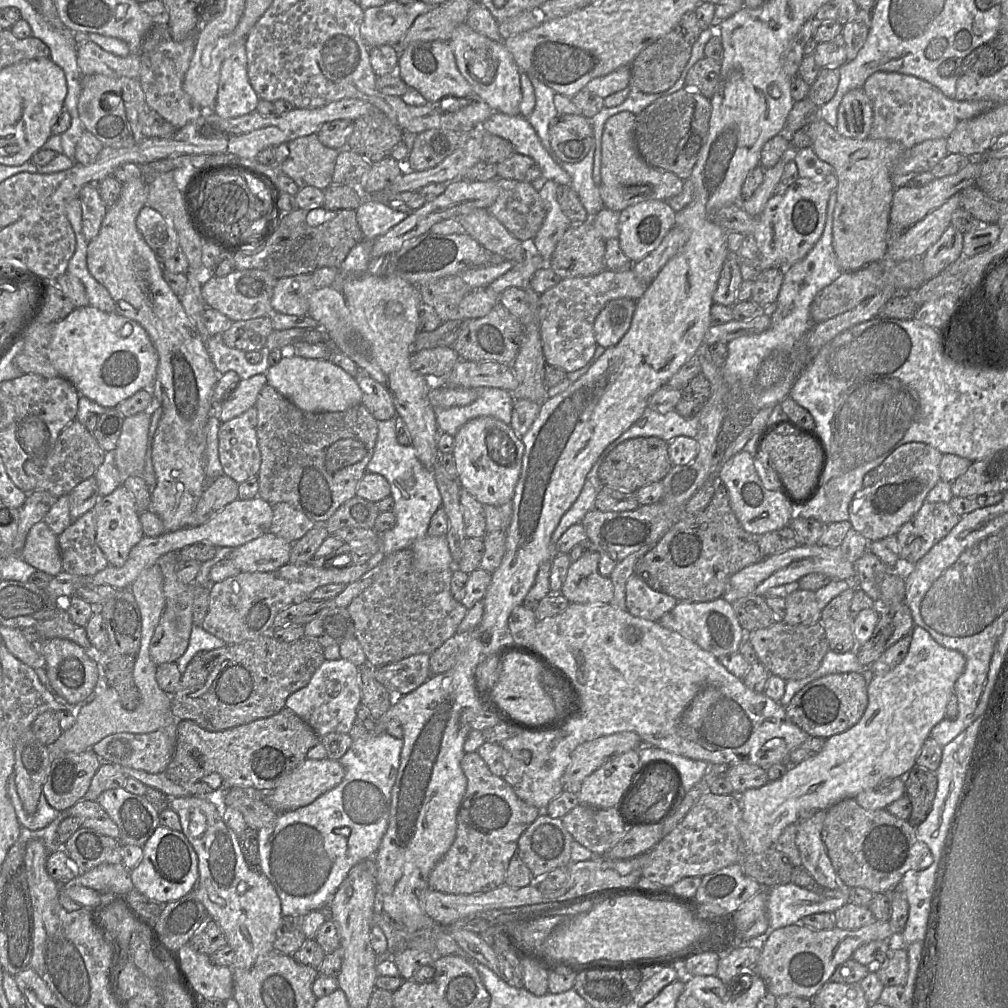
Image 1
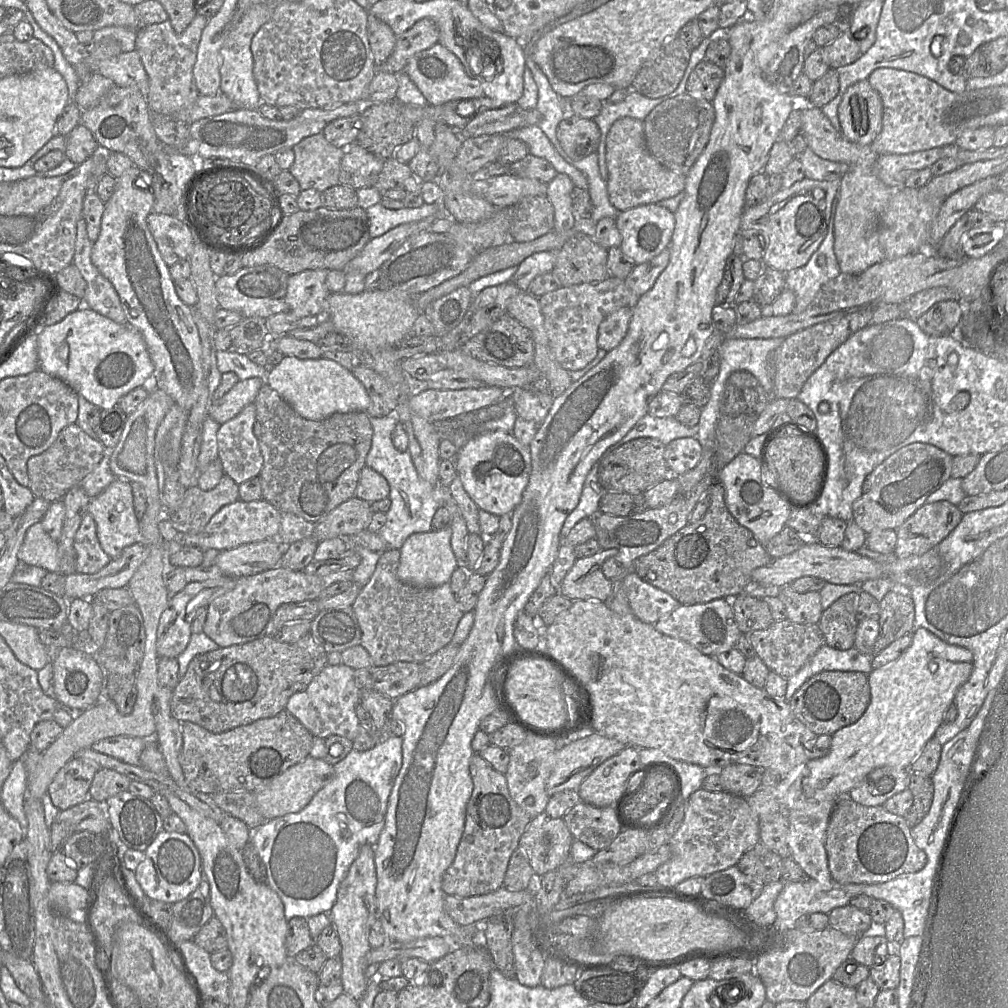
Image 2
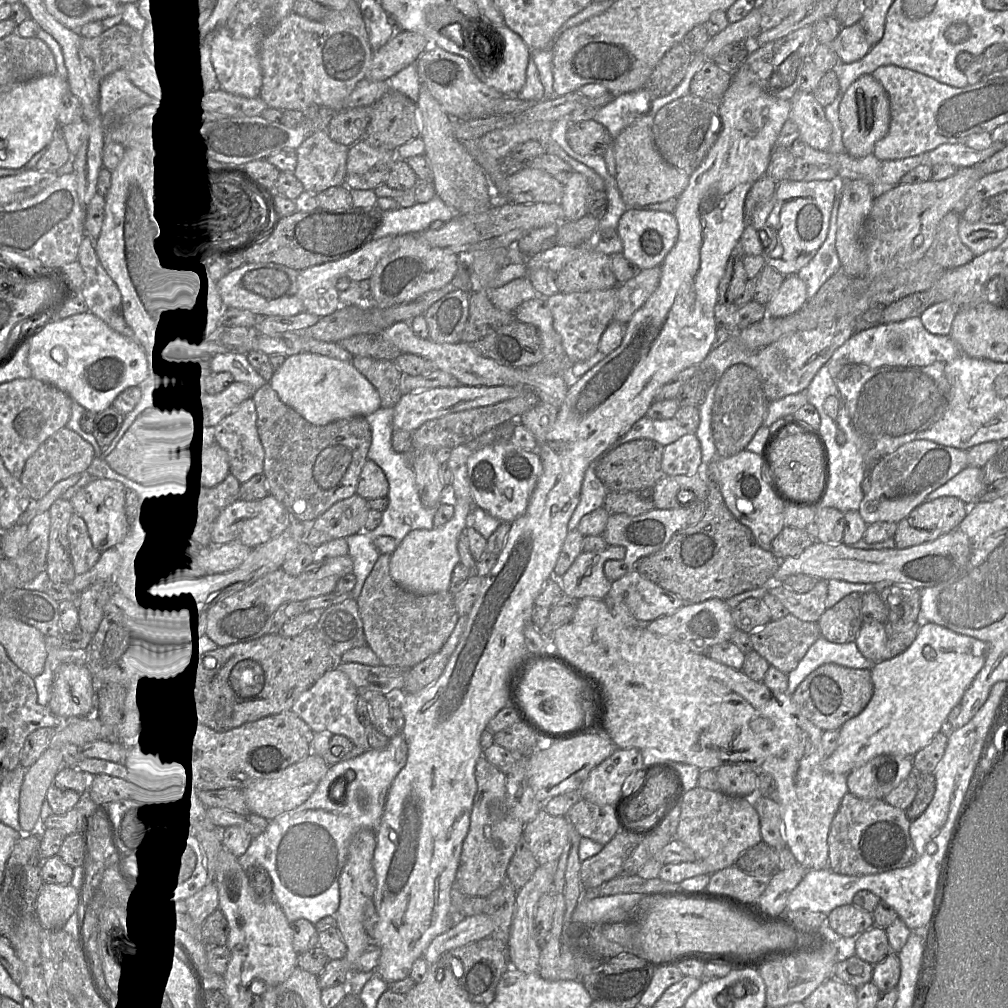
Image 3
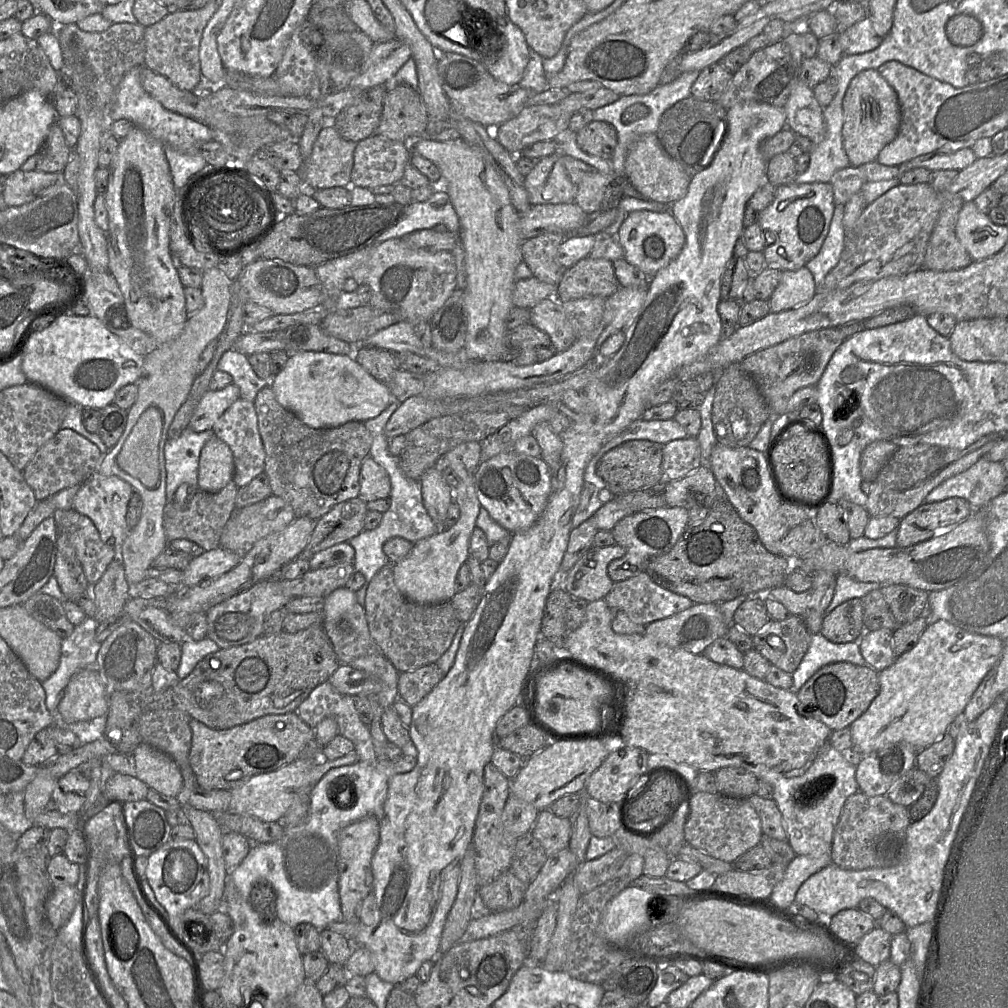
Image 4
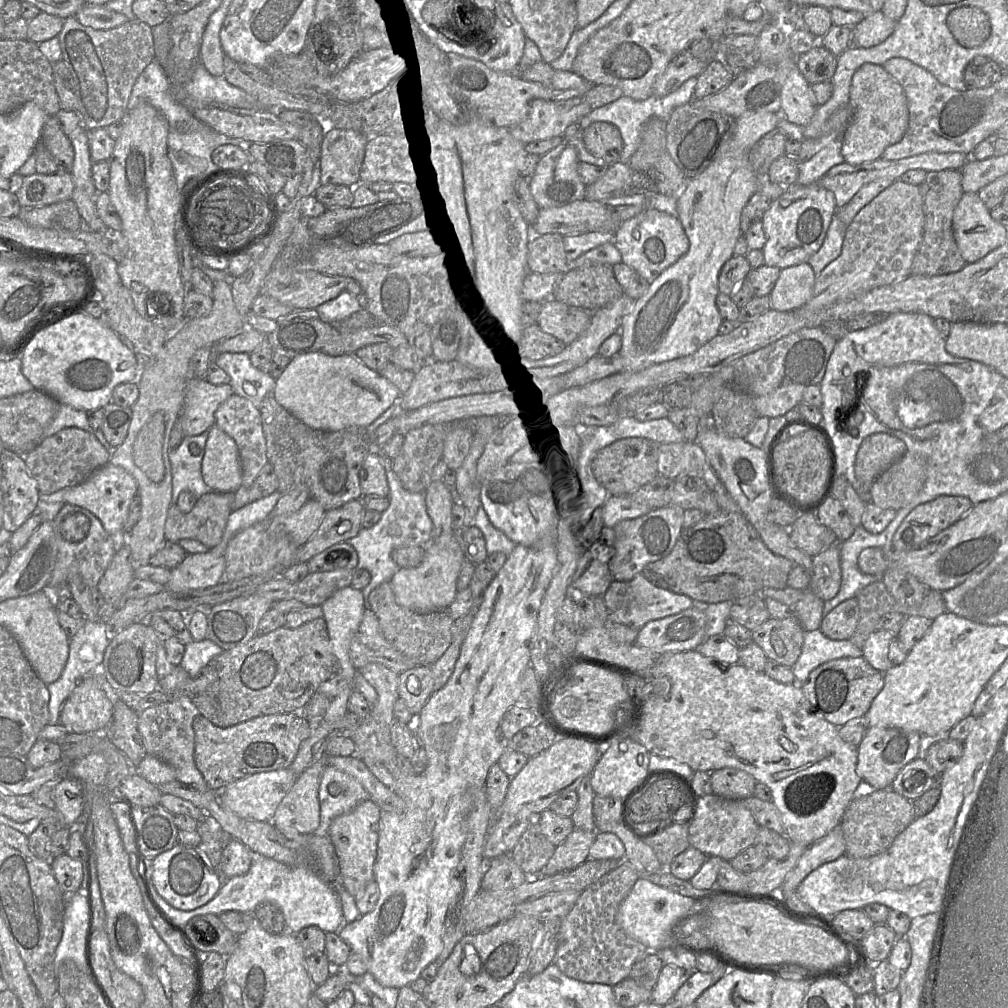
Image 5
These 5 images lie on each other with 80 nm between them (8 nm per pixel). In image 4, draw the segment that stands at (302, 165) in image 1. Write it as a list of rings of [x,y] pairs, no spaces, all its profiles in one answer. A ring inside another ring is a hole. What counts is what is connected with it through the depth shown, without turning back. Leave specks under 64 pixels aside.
[[[323,127],[317,136],[310,156],[304,160],[299,172],[302,181],[311,190],[350,186],[356,145],[356,142],[343,138],[335,127]]]

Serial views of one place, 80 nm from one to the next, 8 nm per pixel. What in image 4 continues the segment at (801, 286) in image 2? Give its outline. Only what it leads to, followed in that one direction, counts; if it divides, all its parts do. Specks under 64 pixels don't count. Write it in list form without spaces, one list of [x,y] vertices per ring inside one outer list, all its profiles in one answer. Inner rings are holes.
[[[835,204],[829,231],[822,247],[818,254],[805,265],[813,276],[816,292],[822,288],[826,275],[840,260],[845,237],[843,214],[843,205]]]

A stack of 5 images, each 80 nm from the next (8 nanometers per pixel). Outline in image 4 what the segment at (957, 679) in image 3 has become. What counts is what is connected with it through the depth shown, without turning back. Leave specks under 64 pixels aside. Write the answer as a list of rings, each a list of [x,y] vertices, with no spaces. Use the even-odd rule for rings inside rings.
[[[938,619],[932,623],[929,623],[929,625],[921,634],[917,644],[912,649],[902,654],[901,656],[897,657],[895,662],[891,666],[879,672],[878,674],[880,683],[879,694],[872,700],[868,709],[855,721],[853,721],[849,726],[852,739],[851,762],[855,766],[857,766],[862,757],[866,756],[870,752],[879,750],[881,748],[899,742],[908,743],[912,745],[915,749],[921,750],[931,745],[933,742],[937,741],[945,734],[947,734],[947,730],[950,724],[959,714],[963,713],[965,706],[967,705],[968,701],[970,700],[971,696],[973,695],[974,691],[976,690],[980,682],[998,662],[1002,654],[1002,651],[1003,651],[1003,642],[998,637],[984,636],[971,633],[943,619]]]

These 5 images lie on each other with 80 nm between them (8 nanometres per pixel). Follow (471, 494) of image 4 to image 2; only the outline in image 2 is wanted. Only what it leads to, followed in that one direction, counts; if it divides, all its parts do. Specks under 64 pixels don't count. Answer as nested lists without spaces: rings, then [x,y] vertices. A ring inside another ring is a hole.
[[[450,526],[429,532],[419,532],[410,535],[400,550],[400,561],[397,569],[398,578],[409,585],[421,588],[437,587],[450,582],[457,561],[451,548],[452,530]]]

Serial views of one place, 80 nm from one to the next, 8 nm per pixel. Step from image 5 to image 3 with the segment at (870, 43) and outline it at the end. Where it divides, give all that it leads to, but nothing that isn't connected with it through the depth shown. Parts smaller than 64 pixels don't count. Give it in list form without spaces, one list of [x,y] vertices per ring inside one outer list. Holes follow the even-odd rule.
[[[858,22],[850,27],[843,27],[833,41],[839,63],[849,64],[862,59],[873,46],[866,39],[866,31]]]

